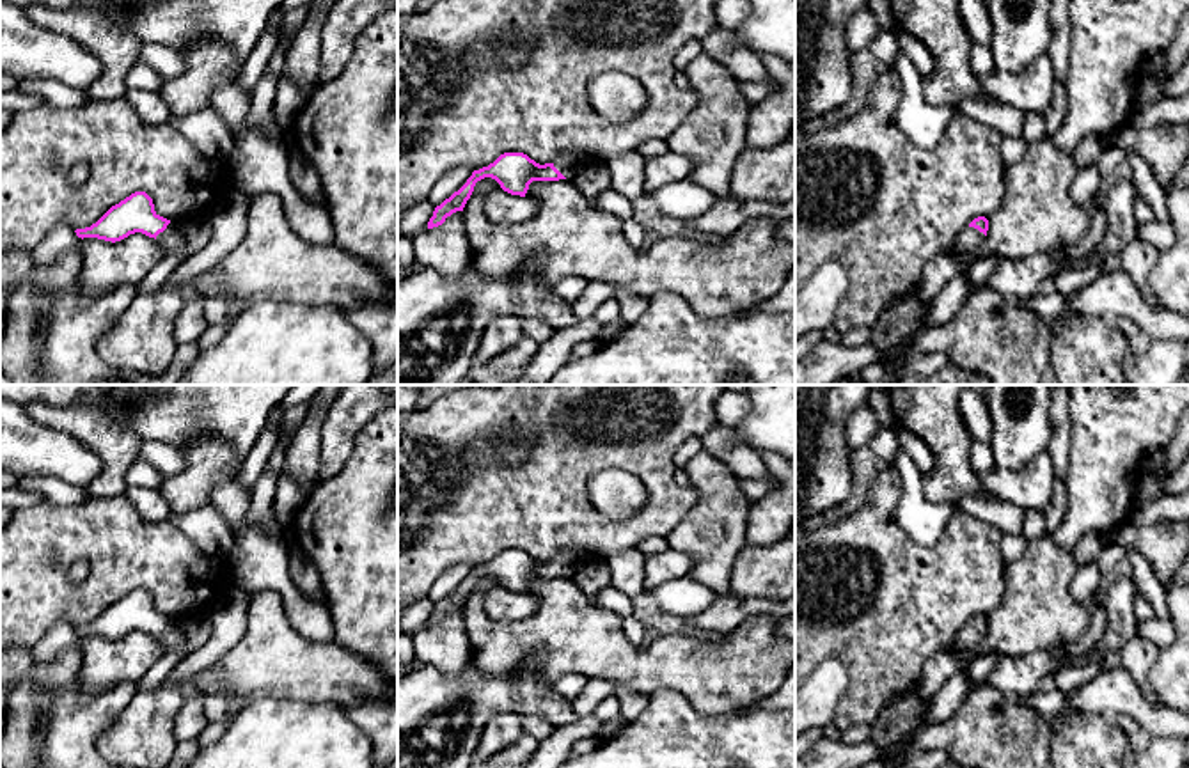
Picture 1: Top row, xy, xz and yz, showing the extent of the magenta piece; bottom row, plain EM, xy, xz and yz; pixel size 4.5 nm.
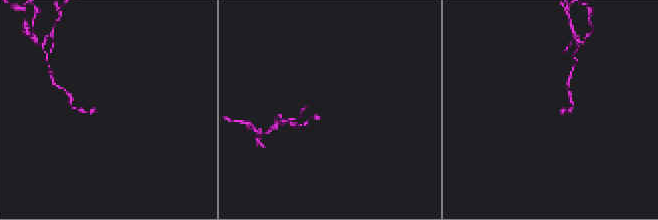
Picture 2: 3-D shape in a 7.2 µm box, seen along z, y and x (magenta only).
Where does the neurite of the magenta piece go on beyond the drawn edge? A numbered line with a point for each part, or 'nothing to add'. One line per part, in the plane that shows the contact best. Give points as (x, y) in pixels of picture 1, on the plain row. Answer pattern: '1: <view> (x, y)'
1: xy (171, 635)

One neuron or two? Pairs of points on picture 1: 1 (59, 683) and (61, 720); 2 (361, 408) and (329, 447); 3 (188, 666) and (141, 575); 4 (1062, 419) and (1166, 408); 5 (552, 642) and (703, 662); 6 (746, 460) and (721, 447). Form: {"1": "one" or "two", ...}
{"1": "one", "2": "one", "3": "two", "4": "two", "5": "one", "6": "one"}

